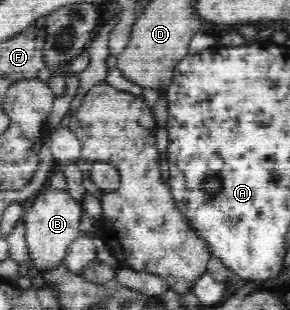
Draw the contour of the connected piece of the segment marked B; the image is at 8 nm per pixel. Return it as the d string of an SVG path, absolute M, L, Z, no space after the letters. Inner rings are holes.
M51 188L41 190L34 199L32 206L25 209L22 223L25 232L25 244L28 258L40 271L55 269L63 264L70 246L80 236L83 236L78 225L80 224L81 207L72 199L67 191L57 191Z

